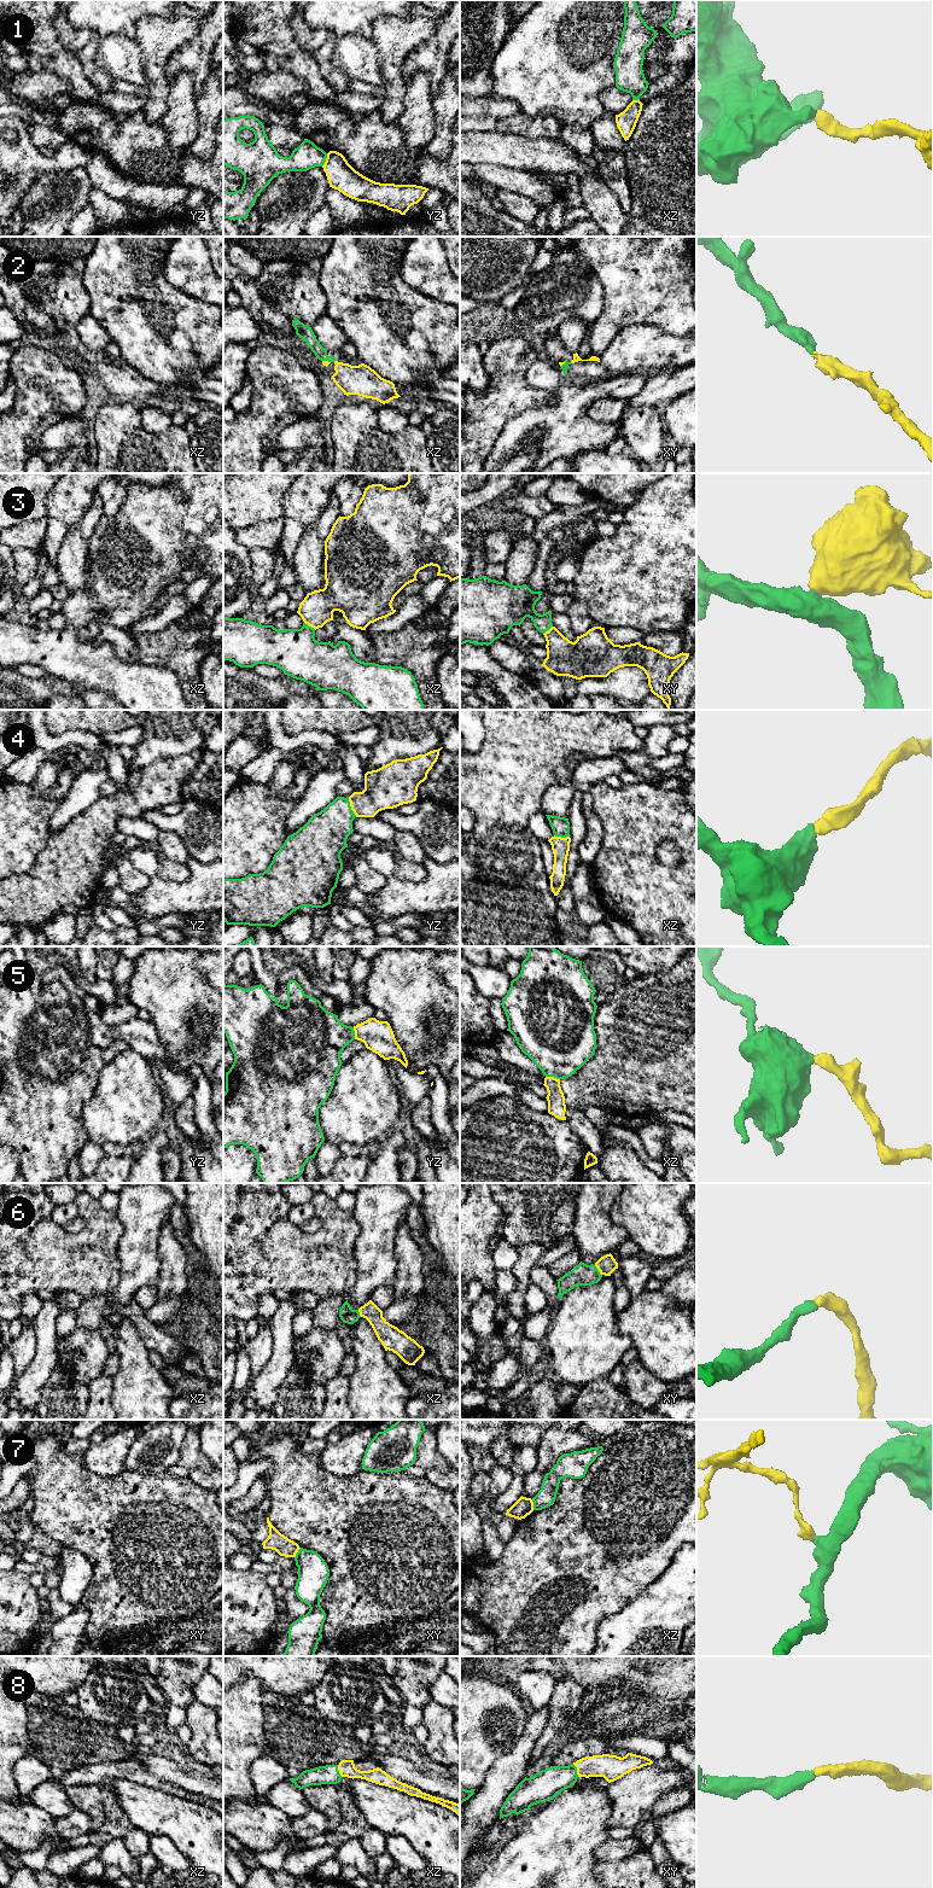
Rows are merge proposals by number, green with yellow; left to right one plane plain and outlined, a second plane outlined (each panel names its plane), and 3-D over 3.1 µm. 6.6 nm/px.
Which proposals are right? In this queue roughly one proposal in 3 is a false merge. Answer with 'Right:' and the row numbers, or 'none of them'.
Right: 2, 3, 4, 5, 6, 8

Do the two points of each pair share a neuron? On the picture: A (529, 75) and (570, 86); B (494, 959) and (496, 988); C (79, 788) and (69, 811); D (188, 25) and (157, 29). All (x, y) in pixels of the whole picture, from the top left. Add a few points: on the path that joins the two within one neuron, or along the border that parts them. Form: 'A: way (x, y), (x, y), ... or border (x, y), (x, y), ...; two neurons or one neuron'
A: way (538, 75), (560, 76); one neuron
B: border (489, 963), (500, 968); two neurons
C: way (79, 794), (79, 798), (71, 805); one neuron
D: way (181, 29), (164, 29); one neuron

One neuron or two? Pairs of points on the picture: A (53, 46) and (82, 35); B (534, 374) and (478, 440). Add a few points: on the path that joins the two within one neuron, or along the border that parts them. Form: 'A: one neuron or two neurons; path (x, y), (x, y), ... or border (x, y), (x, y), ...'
A: two neurons; border (54, 16), (59, 42), (77, 54)
B: two neurons; border (537, 359), (526, 371), (525, 379), (552, 394)

